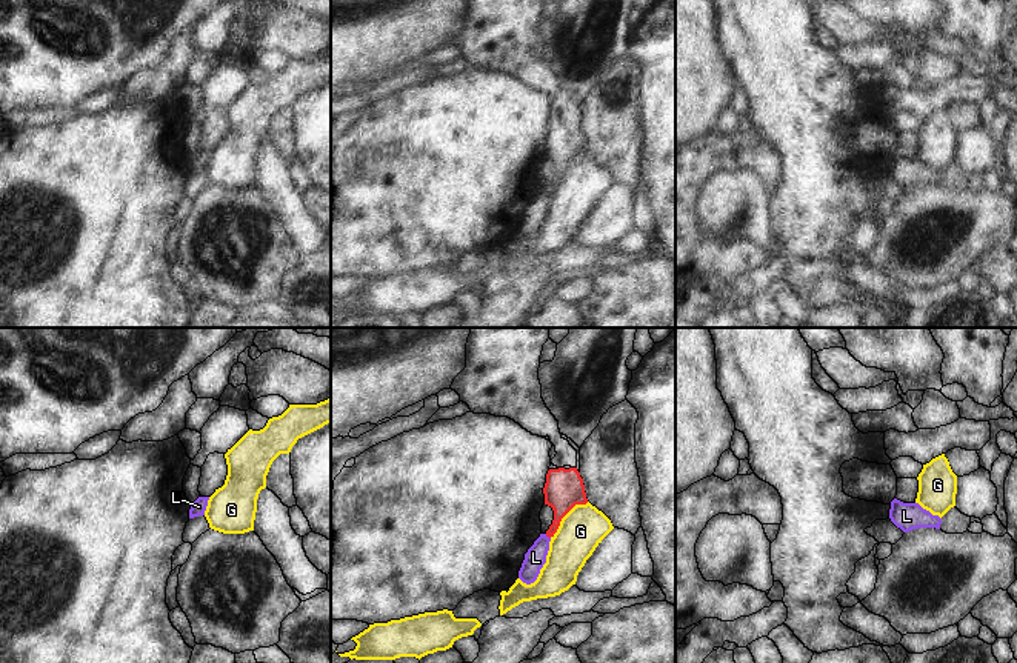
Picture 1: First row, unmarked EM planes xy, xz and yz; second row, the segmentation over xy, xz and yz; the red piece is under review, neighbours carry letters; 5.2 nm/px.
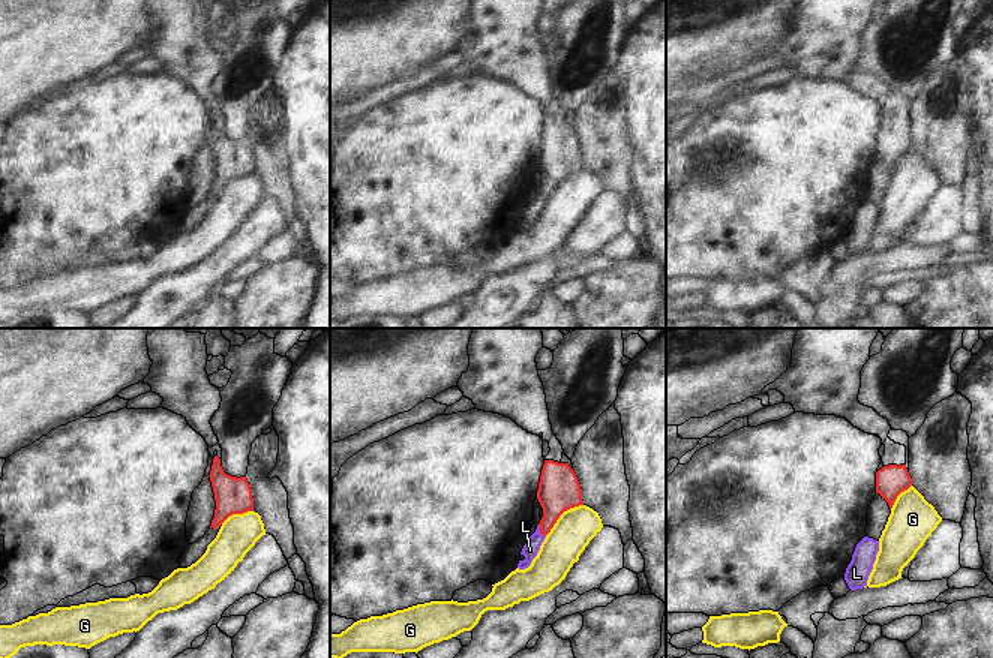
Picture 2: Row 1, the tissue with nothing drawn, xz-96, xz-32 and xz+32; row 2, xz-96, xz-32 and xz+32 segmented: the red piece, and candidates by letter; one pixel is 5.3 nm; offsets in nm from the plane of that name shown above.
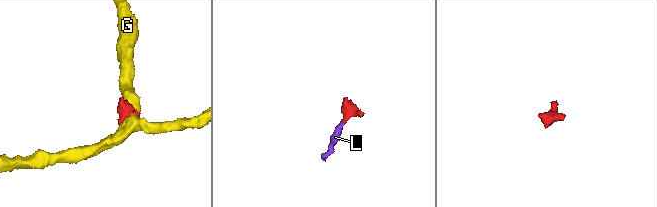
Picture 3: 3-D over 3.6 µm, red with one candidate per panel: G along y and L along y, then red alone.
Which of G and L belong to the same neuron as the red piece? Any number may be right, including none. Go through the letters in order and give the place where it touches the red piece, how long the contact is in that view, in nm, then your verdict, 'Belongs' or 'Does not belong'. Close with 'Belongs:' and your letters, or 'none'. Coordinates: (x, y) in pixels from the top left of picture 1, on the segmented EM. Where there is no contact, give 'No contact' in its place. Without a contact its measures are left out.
G: Touches red at xz (565, 514). Shared border 280 nm. Does not belong
L: Touches red at xz (548, 536). Shared border 40 nm. Belongs
Belongs: L.

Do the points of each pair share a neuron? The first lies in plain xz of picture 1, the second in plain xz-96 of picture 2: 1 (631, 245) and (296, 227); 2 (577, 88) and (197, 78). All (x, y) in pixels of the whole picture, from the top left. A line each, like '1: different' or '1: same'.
1: different
2: different

